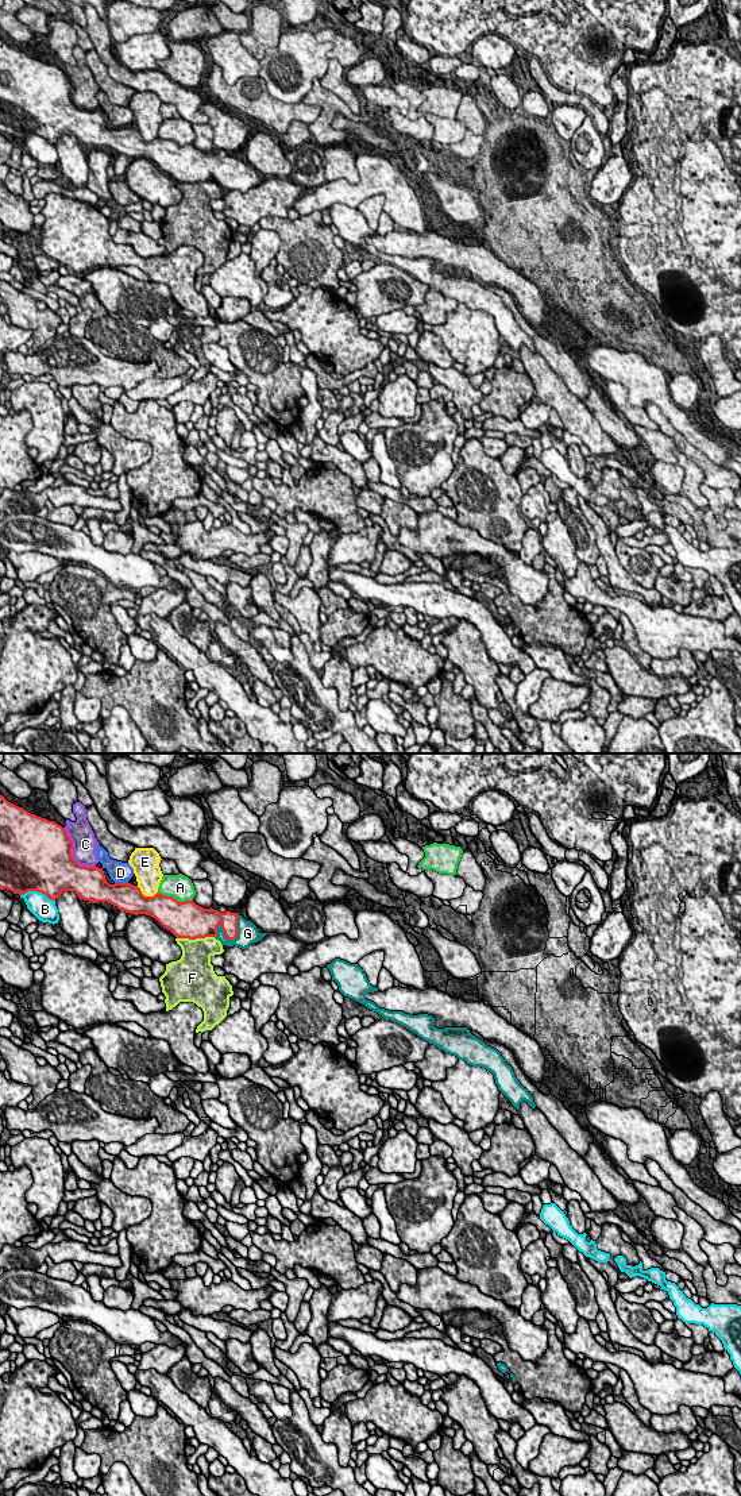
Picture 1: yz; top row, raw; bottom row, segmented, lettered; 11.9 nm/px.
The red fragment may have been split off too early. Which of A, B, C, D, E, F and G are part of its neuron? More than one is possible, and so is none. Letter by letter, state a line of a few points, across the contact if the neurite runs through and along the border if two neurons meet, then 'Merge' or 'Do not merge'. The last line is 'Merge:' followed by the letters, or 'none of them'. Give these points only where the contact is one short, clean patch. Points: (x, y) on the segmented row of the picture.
A: Do not merge
B: Do not merge
C: Do not merge
D: Do not merge
E: Do not merge
F: Do not merge
G: Merge
Merge: G

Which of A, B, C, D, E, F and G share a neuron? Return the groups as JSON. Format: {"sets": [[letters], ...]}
{"sets": [["A"], ["B"], ["C"], ["D"], ["E"], ["F"], ["G"]]}

